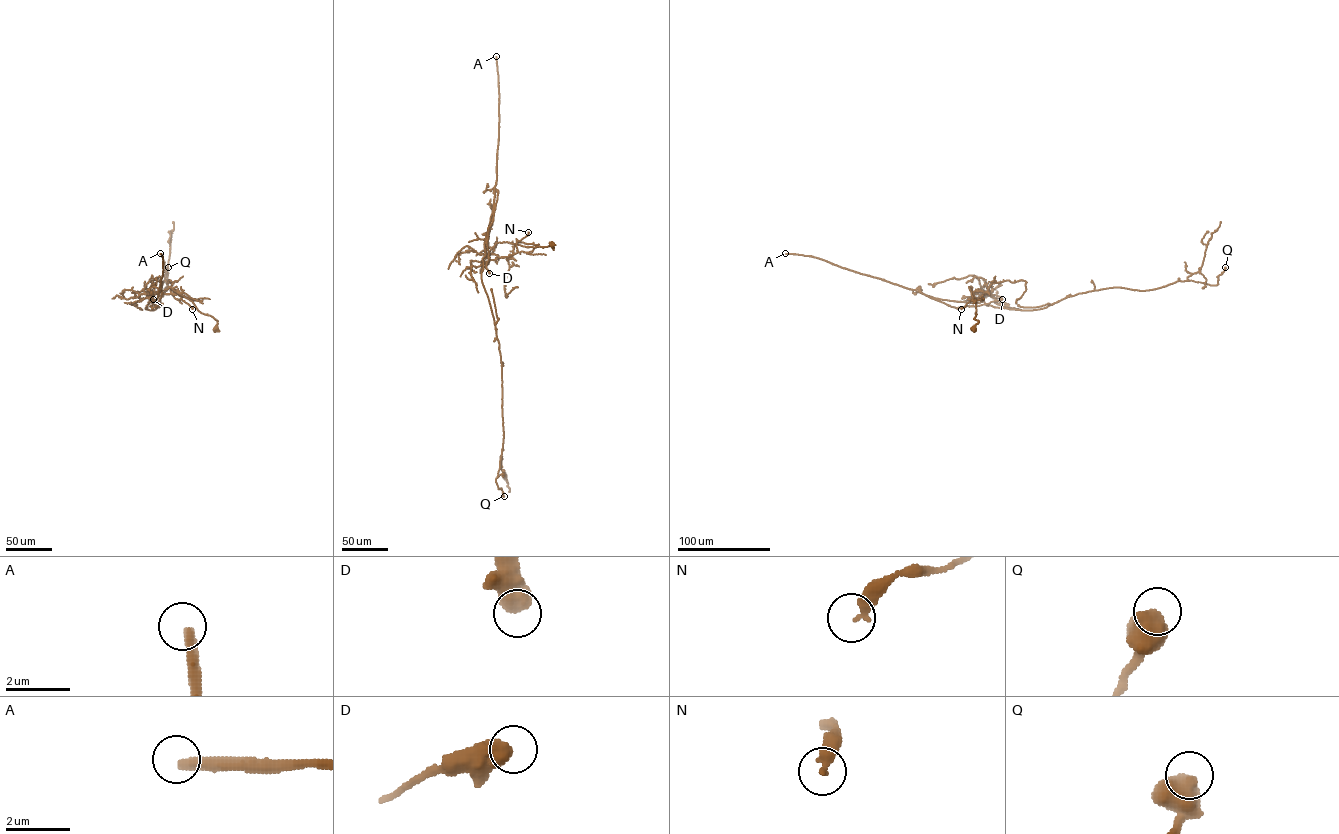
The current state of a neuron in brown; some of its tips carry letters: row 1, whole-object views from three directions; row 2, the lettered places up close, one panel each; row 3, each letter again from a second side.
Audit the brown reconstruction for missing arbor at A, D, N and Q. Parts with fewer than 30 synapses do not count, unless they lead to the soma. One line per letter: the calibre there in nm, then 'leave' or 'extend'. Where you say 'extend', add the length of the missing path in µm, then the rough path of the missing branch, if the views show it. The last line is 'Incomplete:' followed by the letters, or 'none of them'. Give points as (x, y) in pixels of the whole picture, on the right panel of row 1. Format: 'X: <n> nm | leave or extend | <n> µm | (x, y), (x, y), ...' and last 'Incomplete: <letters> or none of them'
A: 320 nm | extend | 550 µm
D: 650 nm | leave
N: 300 nm | leave
Q: 650 nm | leave
Incomplete: A

